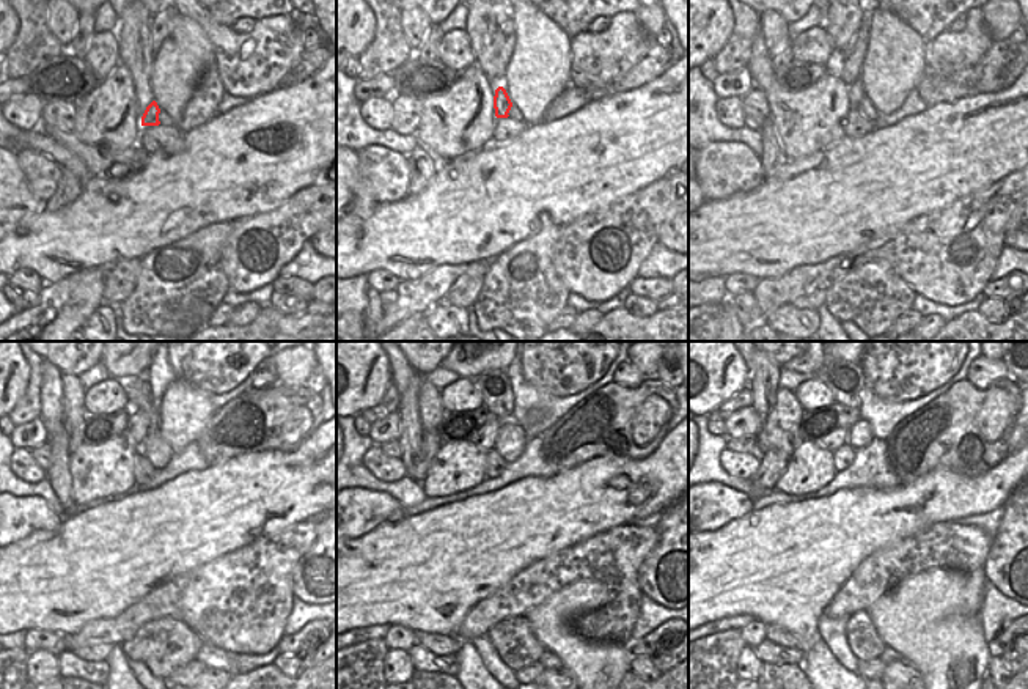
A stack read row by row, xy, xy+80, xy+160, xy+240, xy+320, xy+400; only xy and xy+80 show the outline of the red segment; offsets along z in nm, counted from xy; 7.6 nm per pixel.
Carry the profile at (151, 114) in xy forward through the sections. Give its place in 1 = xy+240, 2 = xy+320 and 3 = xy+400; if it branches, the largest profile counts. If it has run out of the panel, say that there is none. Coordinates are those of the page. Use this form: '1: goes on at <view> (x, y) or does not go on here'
1: goes on at xy+240 (139, 390)
2: goes on at xy+320 (494, 386)
3: goes on at xy+400 (846, 381)

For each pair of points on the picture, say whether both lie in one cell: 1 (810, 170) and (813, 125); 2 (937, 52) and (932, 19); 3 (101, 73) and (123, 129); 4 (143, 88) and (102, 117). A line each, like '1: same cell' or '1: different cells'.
1: different cells
2: different cells
3: different cells
4: different cells

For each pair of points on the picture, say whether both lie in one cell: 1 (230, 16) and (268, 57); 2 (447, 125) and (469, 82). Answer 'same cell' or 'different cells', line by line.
1: different cells
2: same cell

